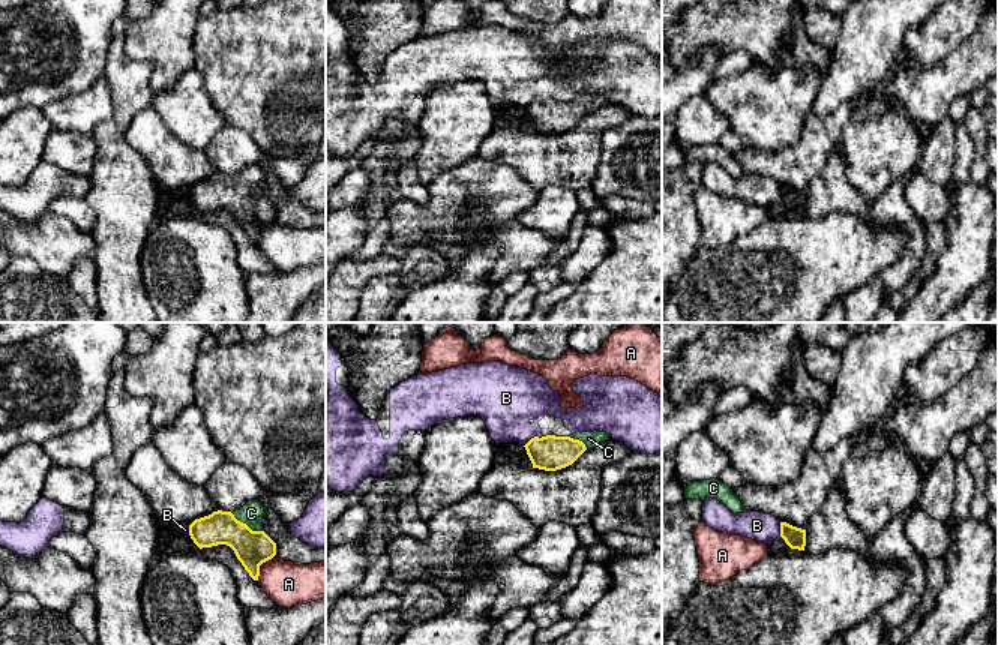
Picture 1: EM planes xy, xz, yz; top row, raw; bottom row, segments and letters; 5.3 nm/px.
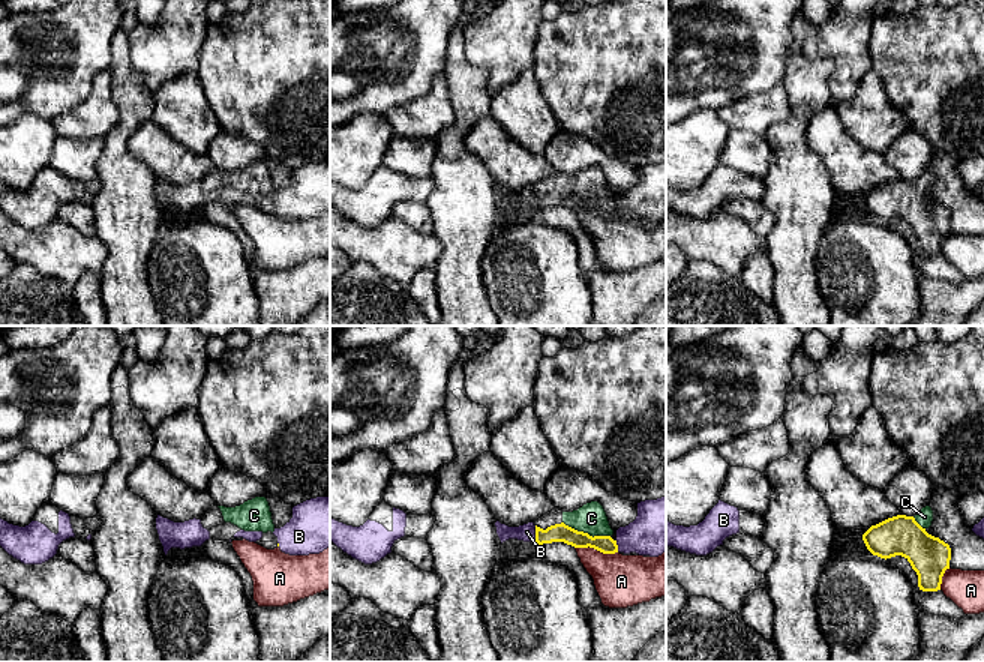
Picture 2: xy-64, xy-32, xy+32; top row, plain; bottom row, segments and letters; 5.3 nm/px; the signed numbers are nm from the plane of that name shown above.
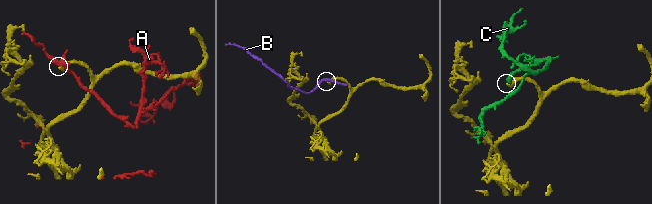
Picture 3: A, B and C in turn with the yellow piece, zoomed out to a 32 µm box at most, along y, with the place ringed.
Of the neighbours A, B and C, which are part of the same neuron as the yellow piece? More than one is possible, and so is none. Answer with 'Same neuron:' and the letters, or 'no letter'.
Same neuron: C

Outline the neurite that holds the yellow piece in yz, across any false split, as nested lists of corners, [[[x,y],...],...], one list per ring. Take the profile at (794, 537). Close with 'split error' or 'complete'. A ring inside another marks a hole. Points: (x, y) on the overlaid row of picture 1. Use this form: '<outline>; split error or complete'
[[[780,522],[780,537],[791,549],[804,550],[806,530],[792,526],[786,522]]]; complete

